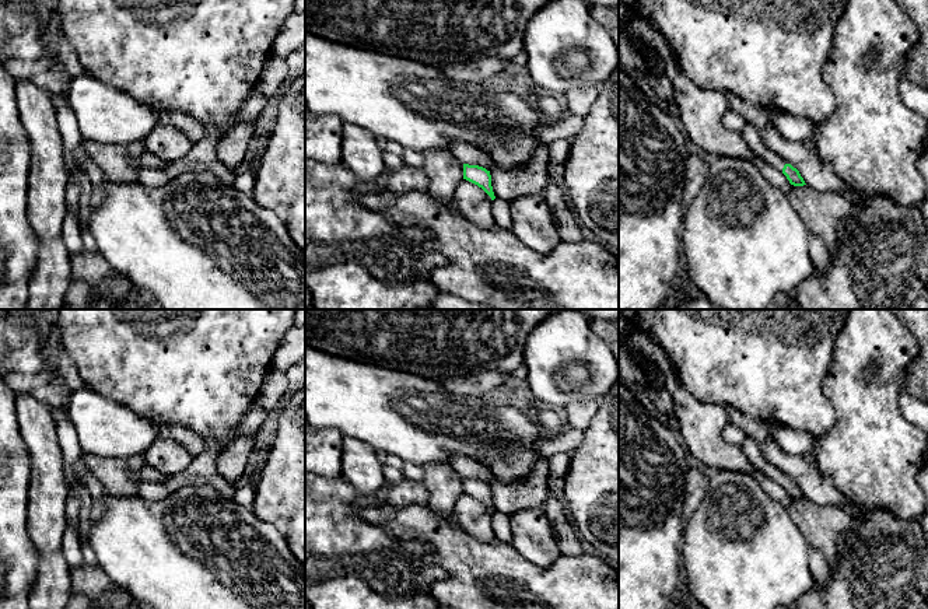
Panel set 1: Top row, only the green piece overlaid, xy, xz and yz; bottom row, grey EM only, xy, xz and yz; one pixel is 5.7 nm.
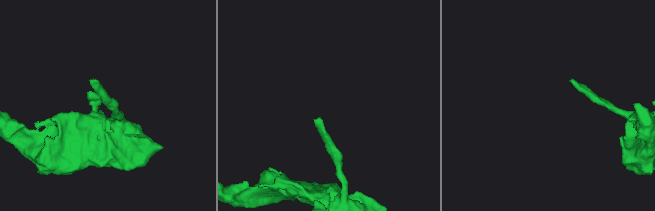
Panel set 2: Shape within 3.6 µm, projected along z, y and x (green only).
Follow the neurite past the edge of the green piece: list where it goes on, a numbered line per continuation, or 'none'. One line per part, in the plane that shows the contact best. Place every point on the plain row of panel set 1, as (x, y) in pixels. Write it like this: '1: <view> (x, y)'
1: yz (752, 450)

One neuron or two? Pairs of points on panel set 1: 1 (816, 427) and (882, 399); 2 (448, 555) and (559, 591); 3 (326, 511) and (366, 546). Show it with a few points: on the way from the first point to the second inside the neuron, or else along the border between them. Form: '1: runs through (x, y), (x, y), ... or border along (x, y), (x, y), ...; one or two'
1: border along (823, 388), (834, 412), (834, 423), (815, 440); two
2: runs through (476, 570), (479, 573), (514, 576), (531, 585); one
3: runs through (336, 521), (356, 541); one

